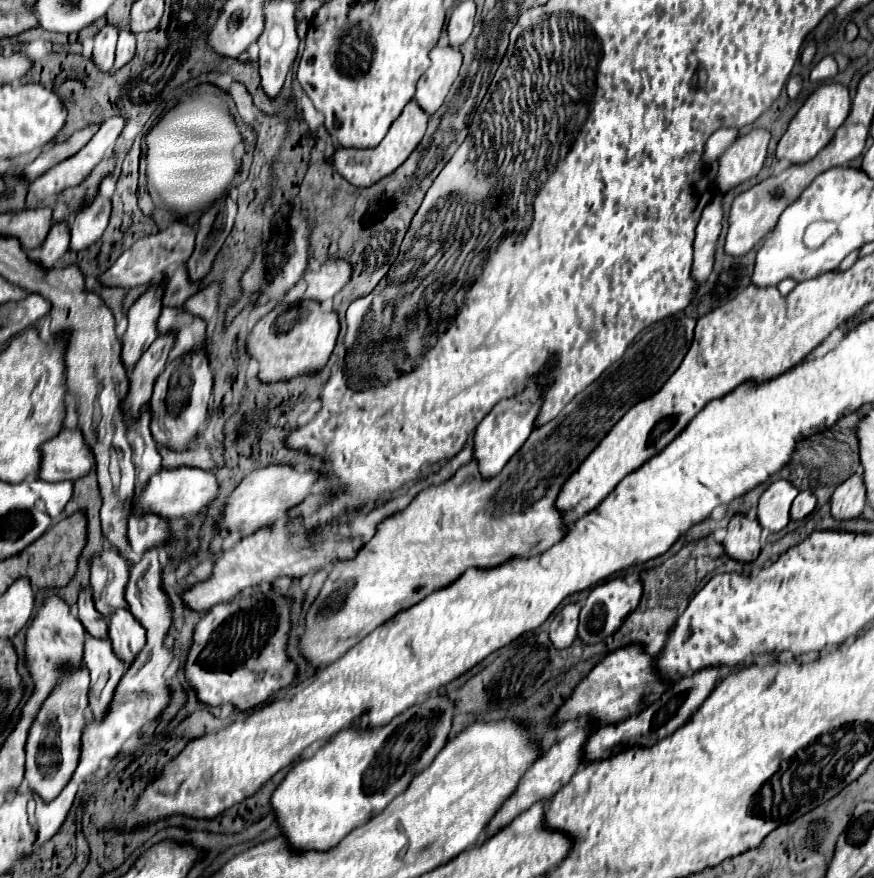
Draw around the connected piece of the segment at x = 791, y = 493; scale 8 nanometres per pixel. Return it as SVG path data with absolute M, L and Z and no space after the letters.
M788 479L774 481L758 501L758 521L770 533L782 531L790 521L790 505L800 493Z

